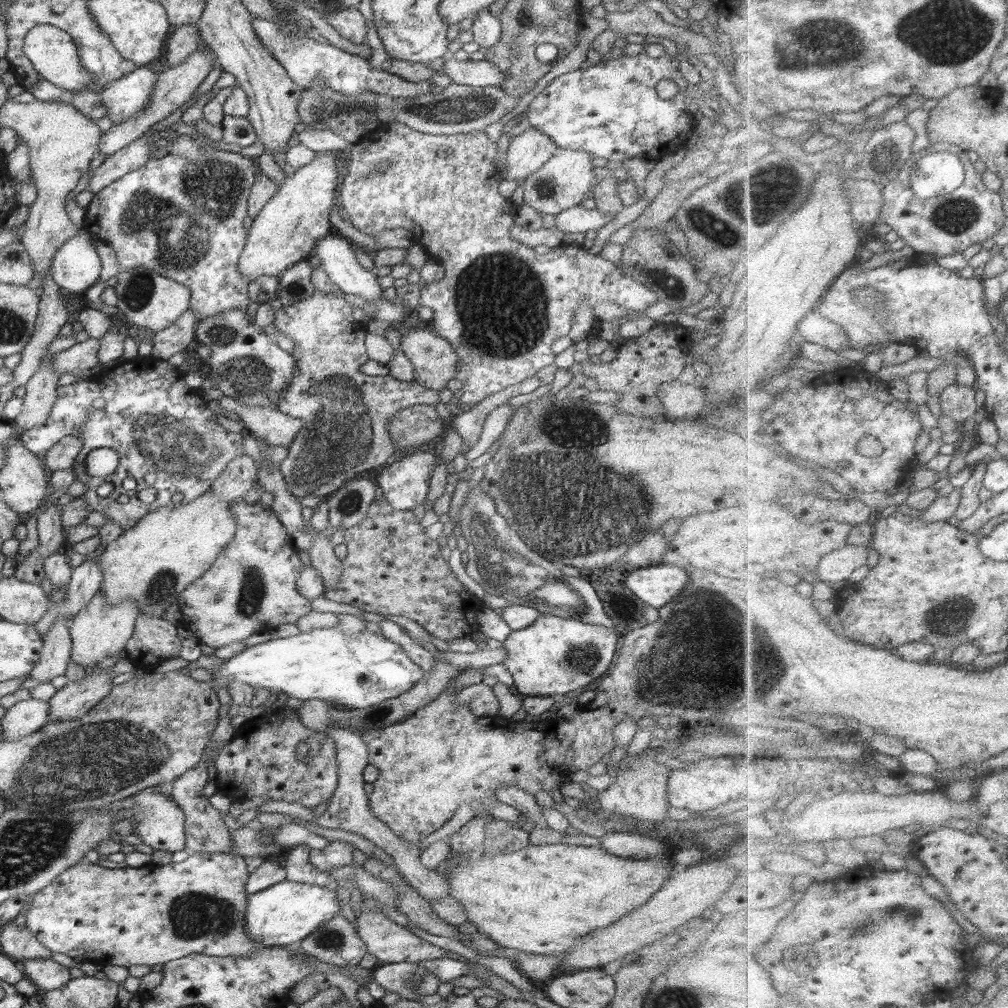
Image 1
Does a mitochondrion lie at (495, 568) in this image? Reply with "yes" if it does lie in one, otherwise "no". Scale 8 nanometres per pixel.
yes

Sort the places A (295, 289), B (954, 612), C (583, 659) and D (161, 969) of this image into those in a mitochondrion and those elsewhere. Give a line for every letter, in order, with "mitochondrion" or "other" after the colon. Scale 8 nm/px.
A: mitochondrion
B: mitochondrion
C: mitochondrion
D: other

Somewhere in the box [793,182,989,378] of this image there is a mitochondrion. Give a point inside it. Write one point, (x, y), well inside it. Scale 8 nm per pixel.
(955, 216)

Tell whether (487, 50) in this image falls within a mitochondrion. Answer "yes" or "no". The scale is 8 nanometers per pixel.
no

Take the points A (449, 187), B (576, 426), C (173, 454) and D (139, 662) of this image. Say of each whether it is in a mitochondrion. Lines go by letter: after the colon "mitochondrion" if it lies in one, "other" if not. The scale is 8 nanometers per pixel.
A: other
B: mitochondrion
C: mitochondrion
D: other

